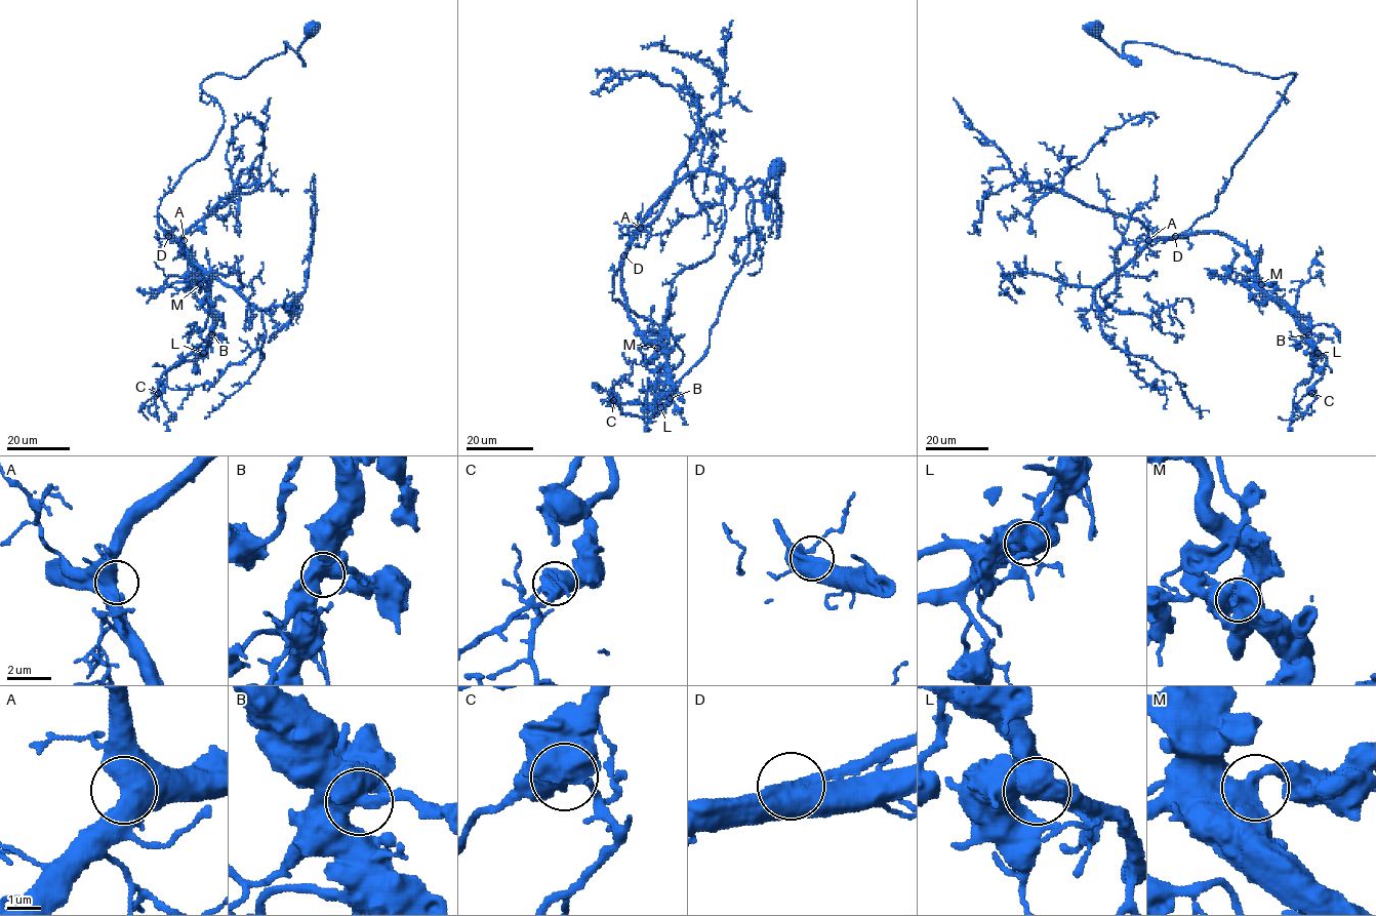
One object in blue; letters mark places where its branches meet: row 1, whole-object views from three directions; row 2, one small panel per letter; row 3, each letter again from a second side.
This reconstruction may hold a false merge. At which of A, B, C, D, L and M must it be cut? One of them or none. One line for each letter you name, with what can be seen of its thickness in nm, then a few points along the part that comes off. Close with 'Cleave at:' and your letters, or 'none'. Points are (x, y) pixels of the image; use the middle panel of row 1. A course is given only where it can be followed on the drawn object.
Cleave at: none

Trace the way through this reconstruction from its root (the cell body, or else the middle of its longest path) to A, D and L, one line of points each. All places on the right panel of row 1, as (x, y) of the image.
A: (1093, 28), (1128, 60), (1127, 41), (1146, 42), (1247, 72), (1295, 75), (1216, 207), (1181, 233), (1148, 240)
D: (1093, 28), (1128, 60), (1127, 41), (1146, 42), (1247, 72), (1295, 75), (1235, 164), (1216, 207), (1174, 236)
L: (1093, 28), (1128, 60), (1127, 41), (1146, 42), (1295, 75), (1216, 207), (1184, 233), (1239, 242), (1318, 353)

